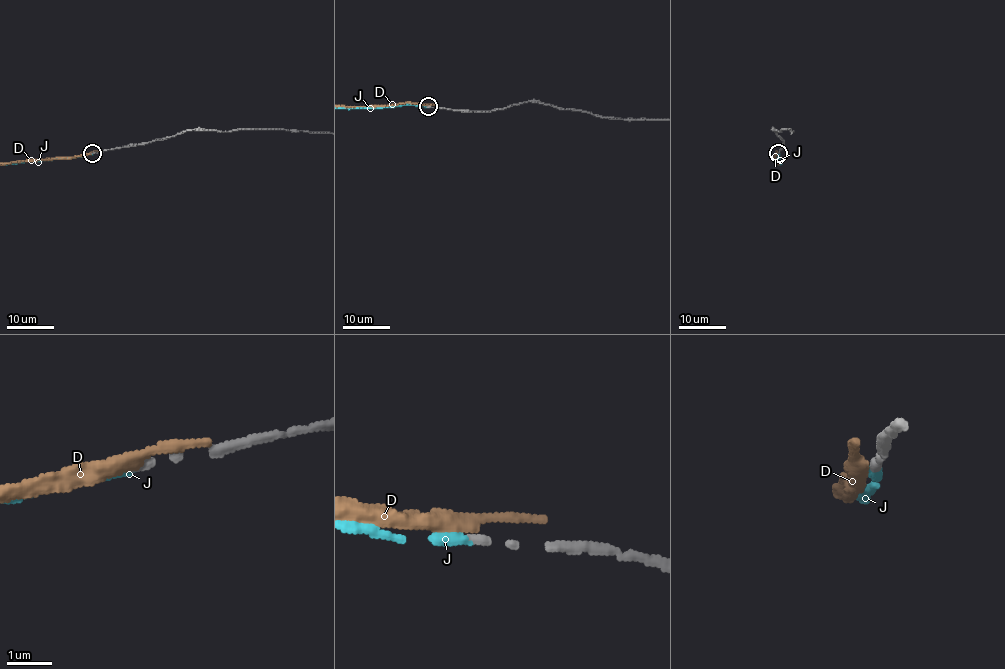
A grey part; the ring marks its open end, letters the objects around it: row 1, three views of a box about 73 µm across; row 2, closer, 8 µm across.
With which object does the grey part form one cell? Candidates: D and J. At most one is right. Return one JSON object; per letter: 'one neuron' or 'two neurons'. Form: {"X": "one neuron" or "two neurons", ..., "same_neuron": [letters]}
{"D": "two neurons", "J": "one neuron", "same_neuron": ["J"]}

